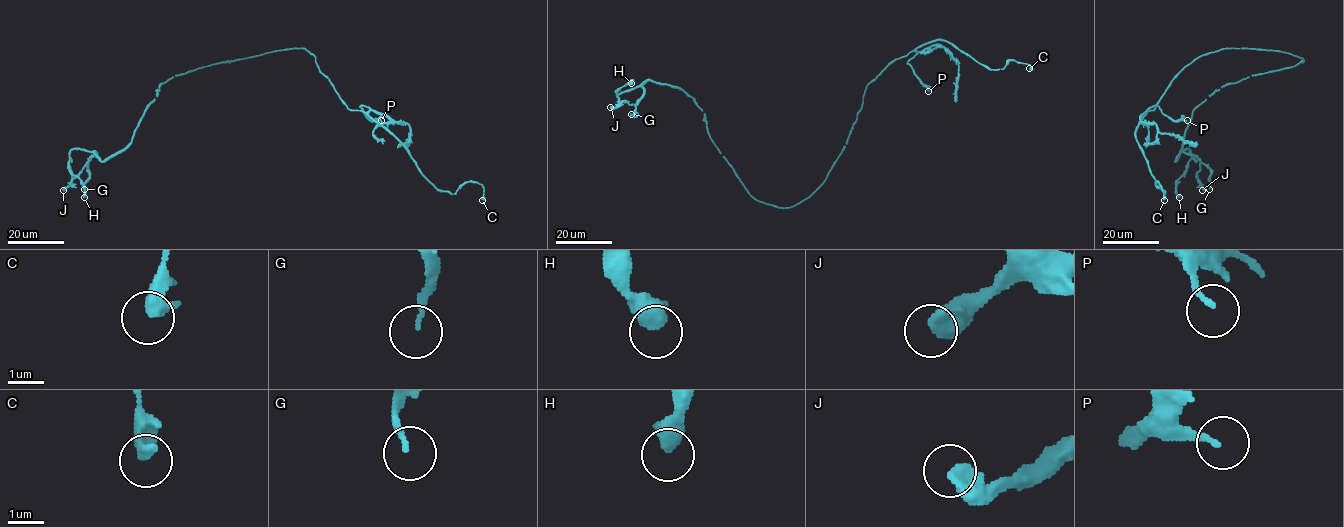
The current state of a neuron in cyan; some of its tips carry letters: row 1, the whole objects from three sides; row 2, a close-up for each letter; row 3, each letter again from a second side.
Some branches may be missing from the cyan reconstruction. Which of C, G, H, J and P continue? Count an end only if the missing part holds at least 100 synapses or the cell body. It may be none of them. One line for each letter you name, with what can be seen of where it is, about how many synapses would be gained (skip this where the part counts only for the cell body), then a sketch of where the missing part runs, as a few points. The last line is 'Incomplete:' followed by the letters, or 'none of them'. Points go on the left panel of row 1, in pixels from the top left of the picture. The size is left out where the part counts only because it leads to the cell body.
Incomplete: none of them

